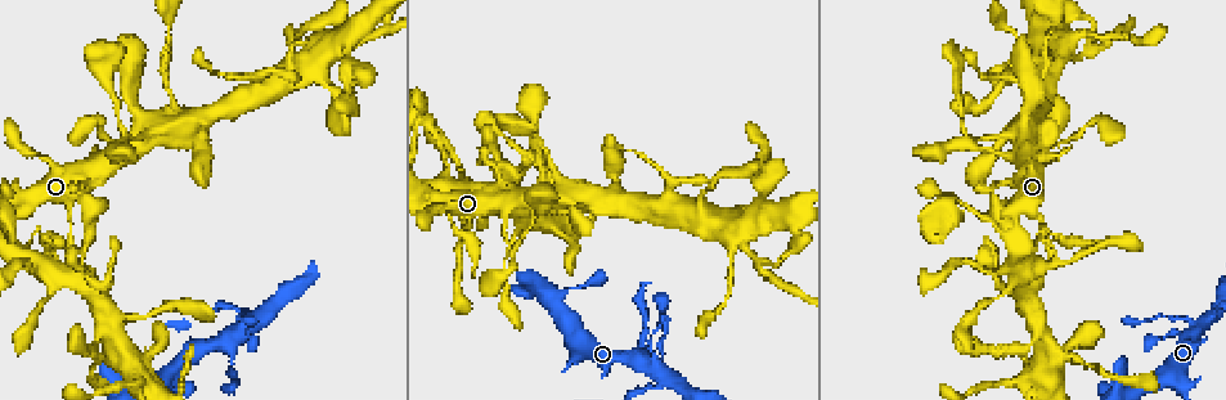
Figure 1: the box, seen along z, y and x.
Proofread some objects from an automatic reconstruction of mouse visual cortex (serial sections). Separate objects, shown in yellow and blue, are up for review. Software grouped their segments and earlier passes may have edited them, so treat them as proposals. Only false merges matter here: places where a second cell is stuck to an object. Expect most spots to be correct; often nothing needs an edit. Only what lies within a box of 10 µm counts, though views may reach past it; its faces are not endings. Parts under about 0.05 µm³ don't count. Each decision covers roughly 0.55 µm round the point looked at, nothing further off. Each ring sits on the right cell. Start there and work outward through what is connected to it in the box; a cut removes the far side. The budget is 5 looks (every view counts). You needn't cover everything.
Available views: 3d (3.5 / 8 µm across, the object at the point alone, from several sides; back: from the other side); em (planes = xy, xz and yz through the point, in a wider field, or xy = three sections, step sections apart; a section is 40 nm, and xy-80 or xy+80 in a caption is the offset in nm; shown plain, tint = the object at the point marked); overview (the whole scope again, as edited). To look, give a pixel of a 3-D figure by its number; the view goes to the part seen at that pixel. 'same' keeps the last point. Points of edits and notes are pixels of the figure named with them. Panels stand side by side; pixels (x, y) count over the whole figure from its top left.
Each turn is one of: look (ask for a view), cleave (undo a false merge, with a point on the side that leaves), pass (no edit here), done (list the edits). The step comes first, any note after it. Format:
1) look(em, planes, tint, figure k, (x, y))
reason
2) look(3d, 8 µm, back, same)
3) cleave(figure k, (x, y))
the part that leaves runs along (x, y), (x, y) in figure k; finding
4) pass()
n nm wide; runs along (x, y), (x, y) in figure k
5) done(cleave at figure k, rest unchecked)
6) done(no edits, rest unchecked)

look(3d, 3.5 µm, figure 1, (641, 358))
three arms meet

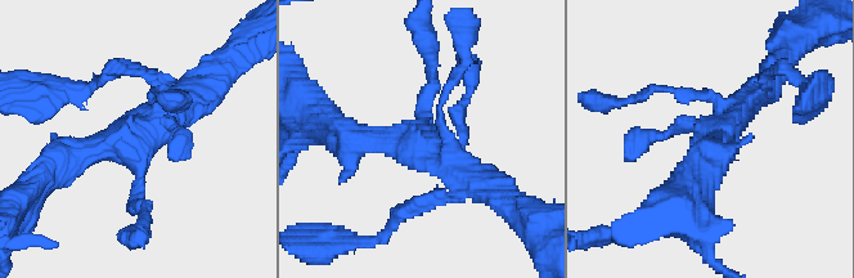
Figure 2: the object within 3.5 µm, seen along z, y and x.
look(em, xy, step 5, tint, figure 2, (430, 135))
3 arms; arms of 200, 350, 400 nm; shape alone is not enough

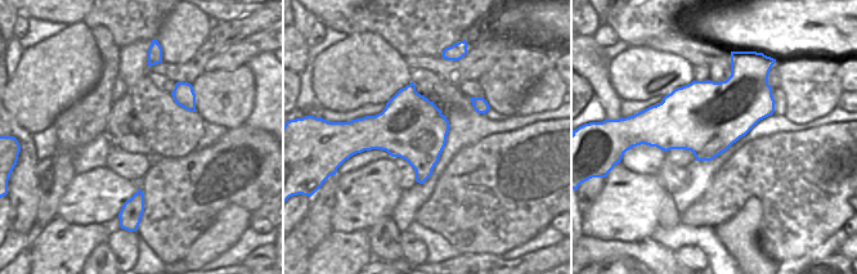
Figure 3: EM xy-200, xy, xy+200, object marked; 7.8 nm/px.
pass()
runs along (347, 135), (427, 135), (431, 79) in figure 2; all the same cell

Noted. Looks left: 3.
look(3d, 3.5 µm, figure 1, (113, 329))
small branch off a trunk

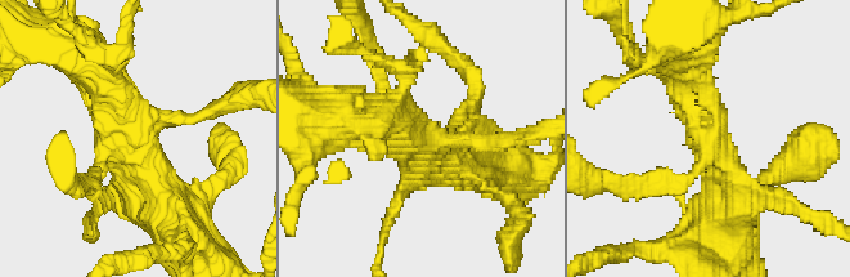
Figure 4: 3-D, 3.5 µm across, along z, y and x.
look(em, xy, step 5, tint, figure 4, (133, 144))
now the EM

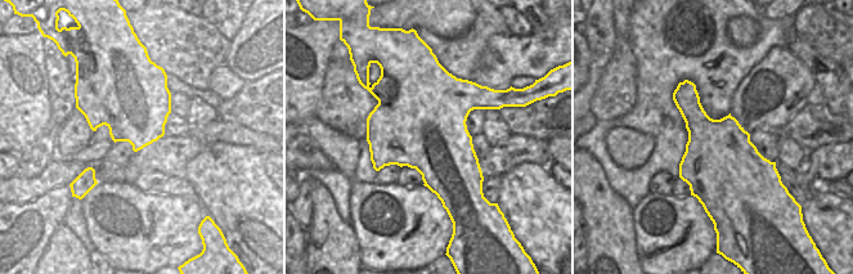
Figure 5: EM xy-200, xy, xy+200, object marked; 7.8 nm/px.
pass()
700 nm wide; runs along (106, 71), (169, 218) in figure 4; all the same cell

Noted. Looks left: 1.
done(no edits, rest unchecked)

